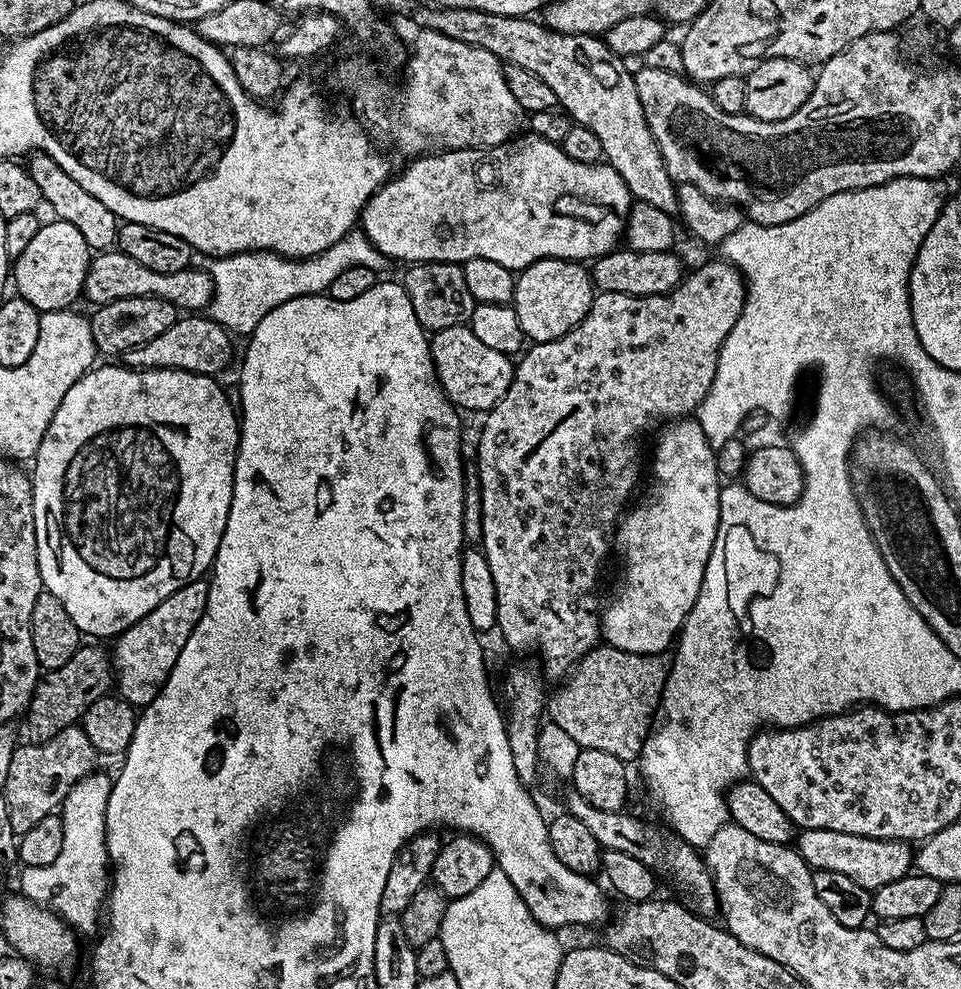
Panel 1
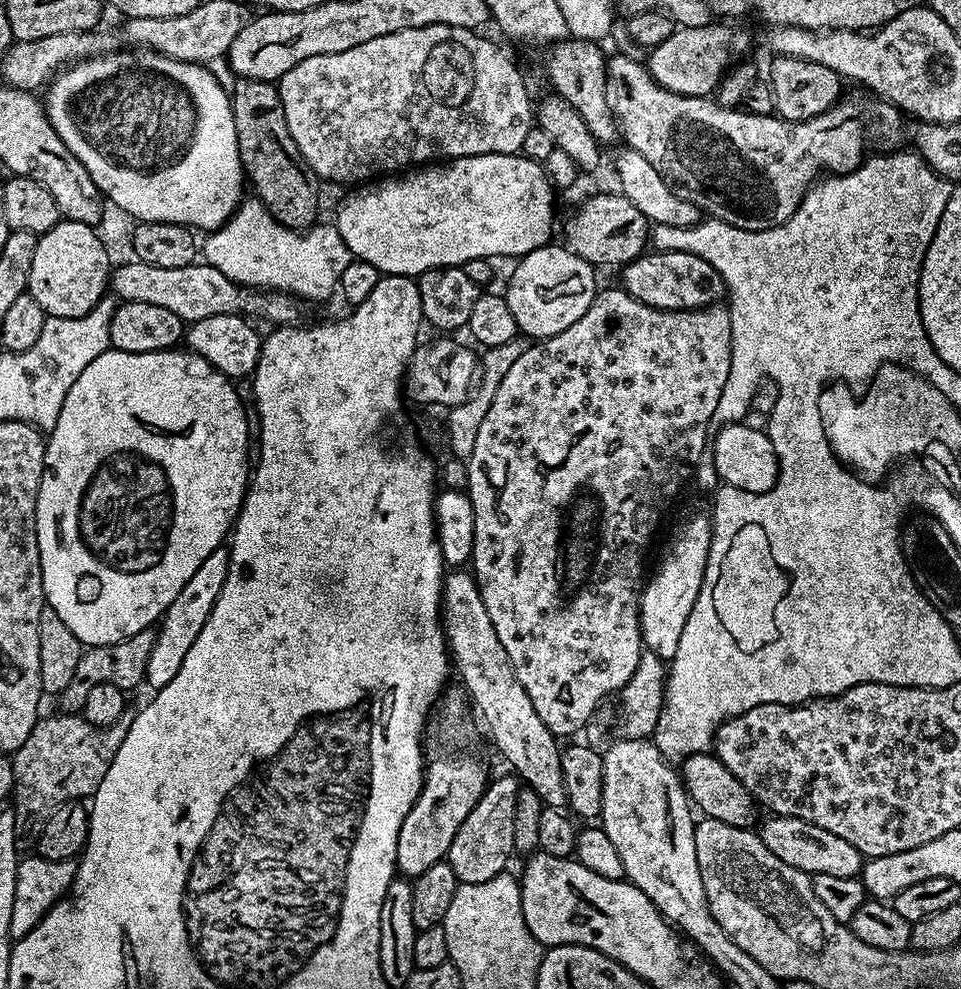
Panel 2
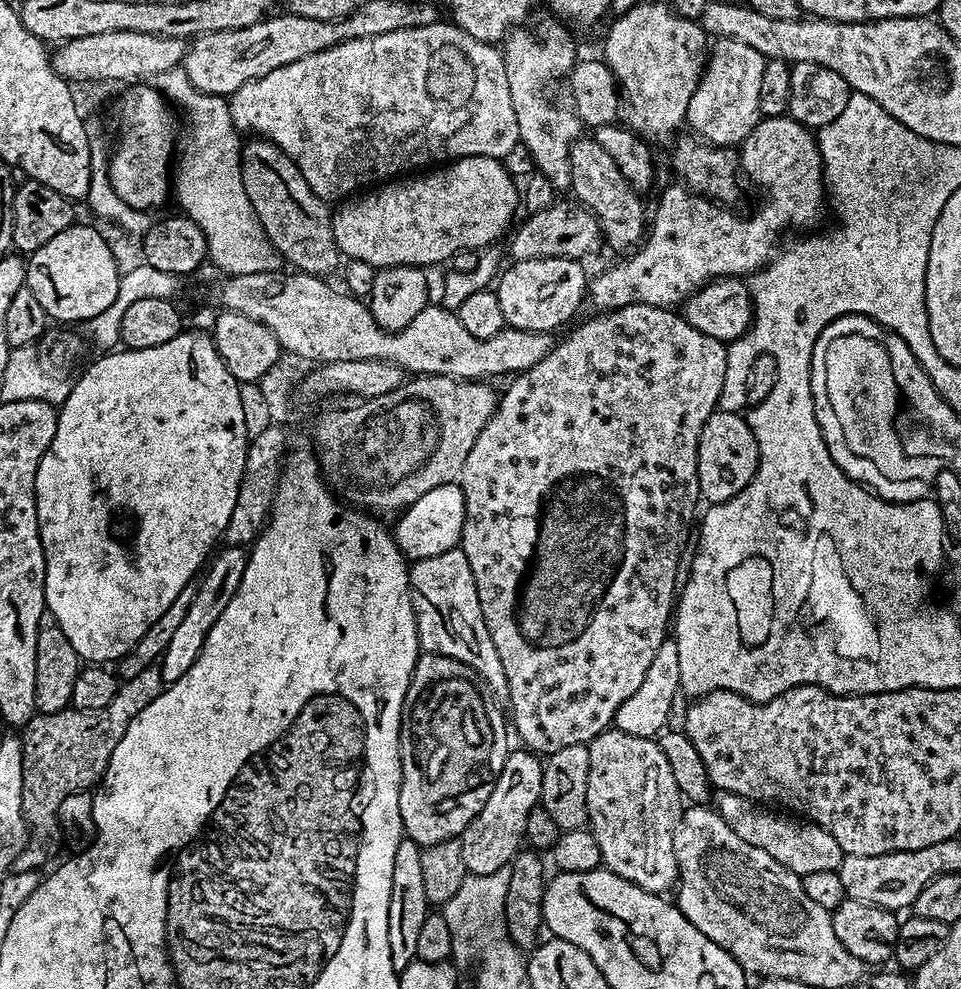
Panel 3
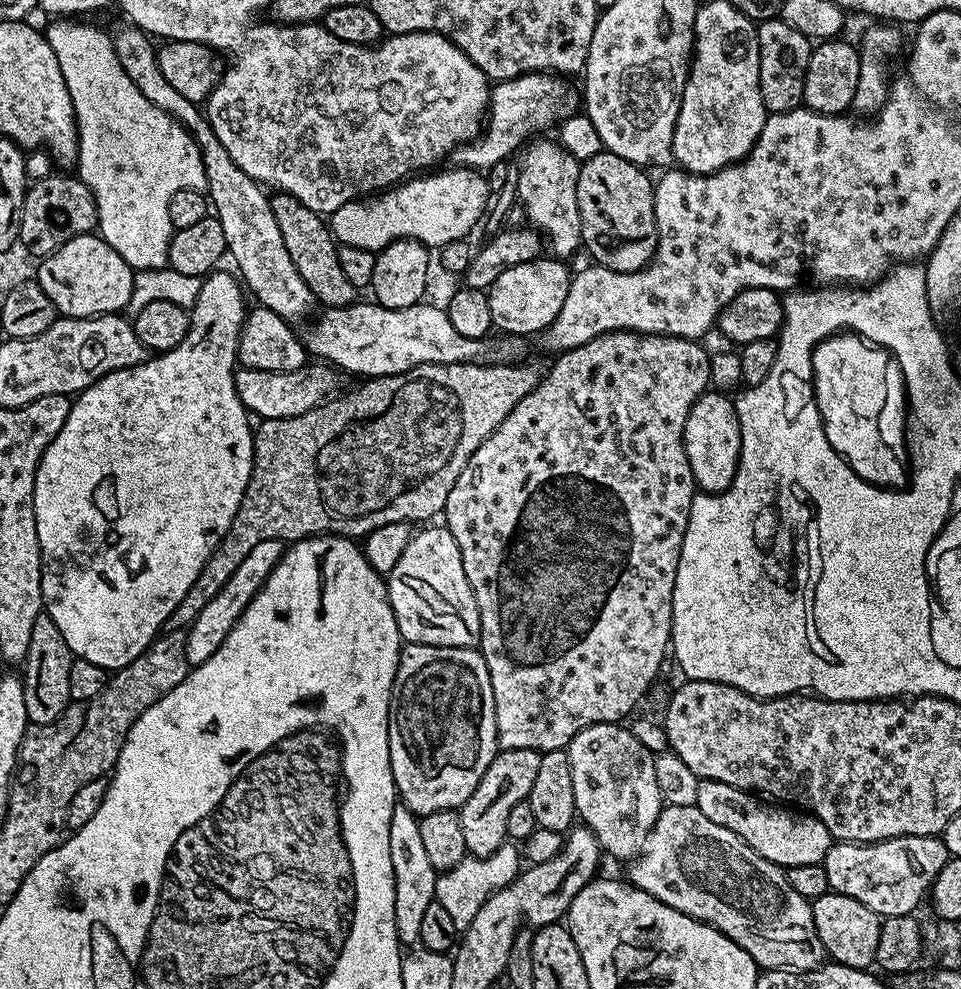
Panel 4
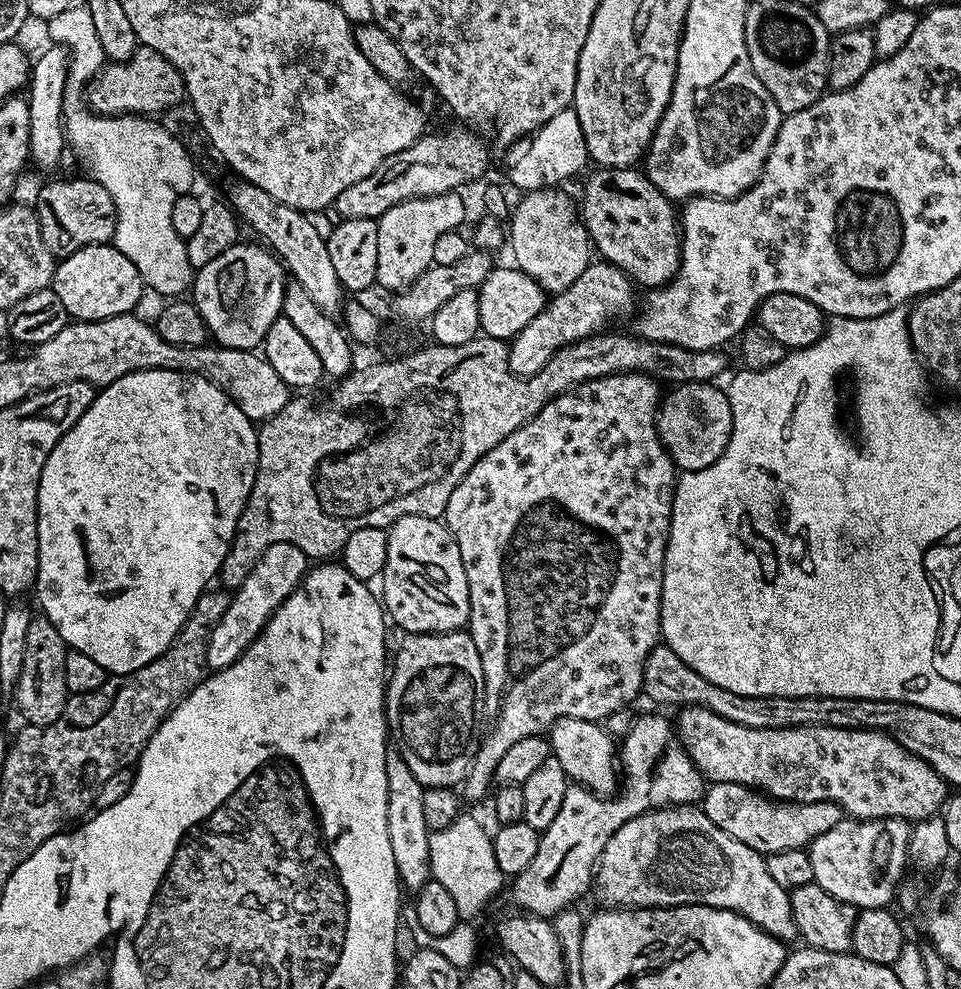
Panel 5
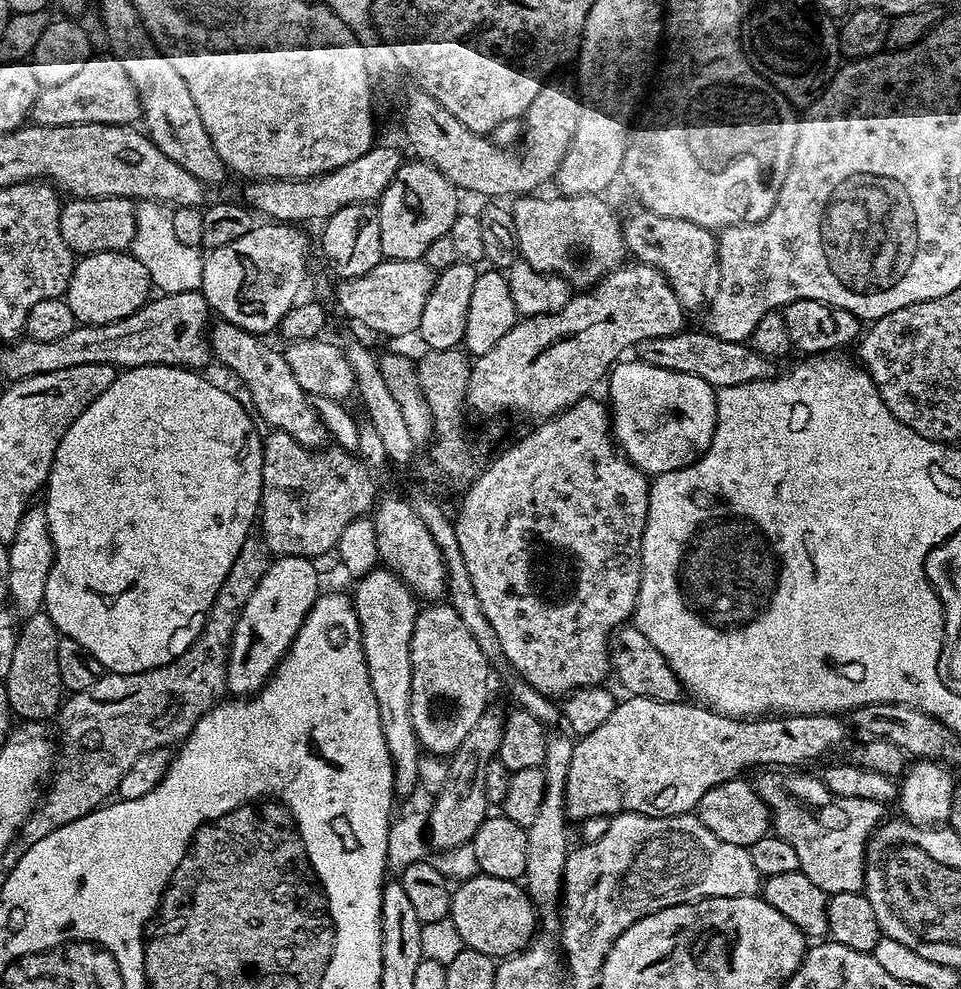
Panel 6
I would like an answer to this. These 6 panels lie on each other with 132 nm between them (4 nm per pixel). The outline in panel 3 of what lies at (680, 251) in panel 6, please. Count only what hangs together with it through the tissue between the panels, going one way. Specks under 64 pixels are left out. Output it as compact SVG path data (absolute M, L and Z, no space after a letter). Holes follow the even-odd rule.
M581 136L571 146L570 164L571 195L576 195L573 197L600 221L603 243L612 248L628 249L639 245L646 236L646 212L644 216L641 193L633 188L622 170L618 170L610 154L598 145L595 137Z

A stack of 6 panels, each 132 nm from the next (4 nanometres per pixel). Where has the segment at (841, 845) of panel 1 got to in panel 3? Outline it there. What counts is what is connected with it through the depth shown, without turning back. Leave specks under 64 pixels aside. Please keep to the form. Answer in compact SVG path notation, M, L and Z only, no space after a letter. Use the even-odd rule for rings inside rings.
M720 792L715 797L714 807L726 822L726 826L730 826L730 830L734 830L734 834L738 834L742 842L750 842L750 846L758 846L758 850L766 850L766 854L770 854L774 862L786 866L801 878L806 874L815 874L818 870L835 872L844 861L844 851L838 846L838 842L834 842L834 838L826 834L826 830L822 830L807 819L773 810L733 792Z

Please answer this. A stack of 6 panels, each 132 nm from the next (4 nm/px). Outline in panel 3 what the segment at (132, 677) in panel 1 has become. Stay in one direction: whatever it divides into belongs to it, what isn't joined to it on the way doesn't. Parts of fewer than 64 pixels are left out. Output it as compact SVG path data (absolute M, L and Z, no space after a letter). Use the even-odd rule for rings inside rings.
M240 546L221 547L207 561L202 572L202 579L194 594L194 602L190 606L186 618L182 618L182 623L179 624L176 633L170 637L170 646L166 646L164 655L158 661L165 685L178 682L178 678L182 678L186 674L186 670L190 670L190 666L194 666L194 662L206 642L206 634L210 634L210 626L214 626L214 622L218 622L218 614L222 614L222 610L226 610L230 598L234 598L234 590L238 590L238 582L242 582L242 574L246 570L247 561L248 552Z

